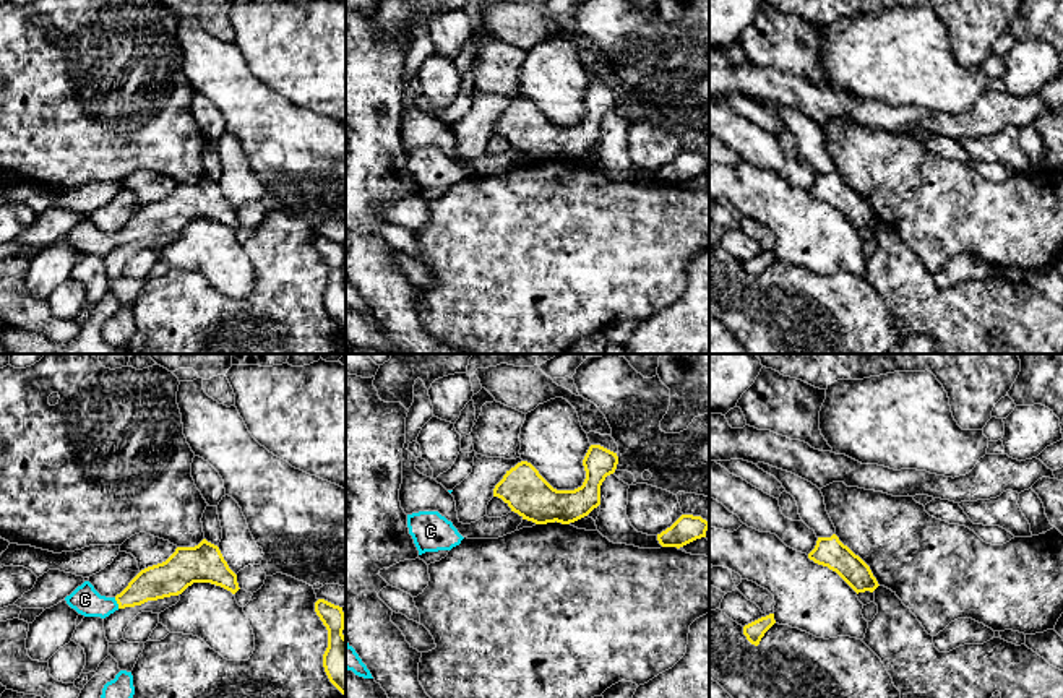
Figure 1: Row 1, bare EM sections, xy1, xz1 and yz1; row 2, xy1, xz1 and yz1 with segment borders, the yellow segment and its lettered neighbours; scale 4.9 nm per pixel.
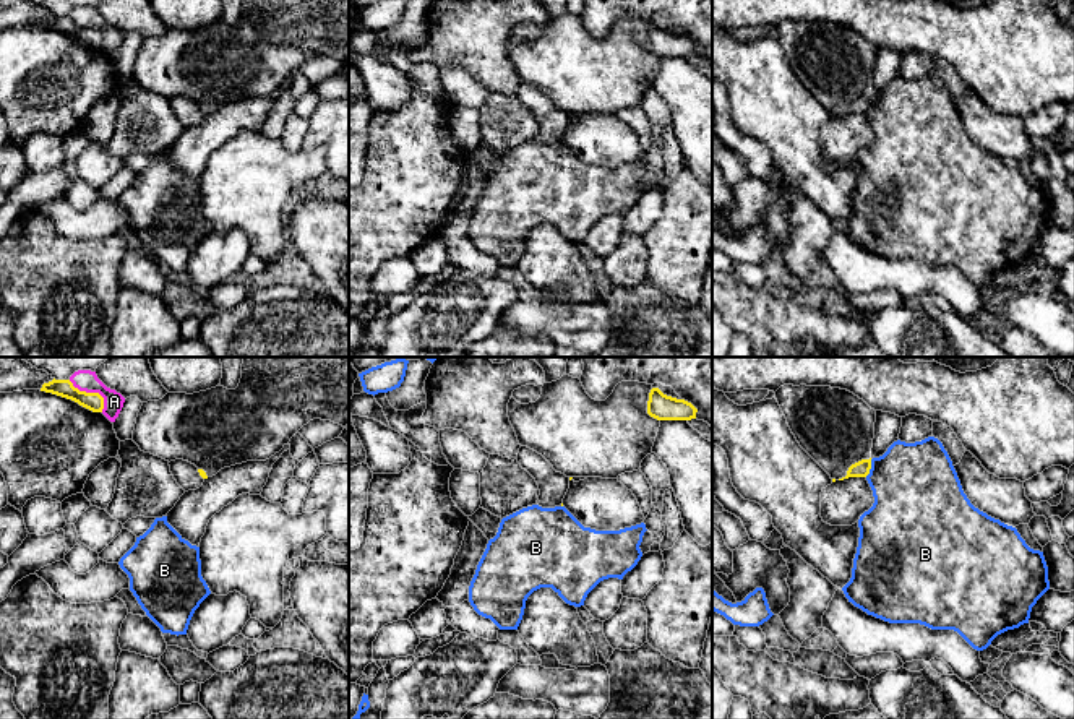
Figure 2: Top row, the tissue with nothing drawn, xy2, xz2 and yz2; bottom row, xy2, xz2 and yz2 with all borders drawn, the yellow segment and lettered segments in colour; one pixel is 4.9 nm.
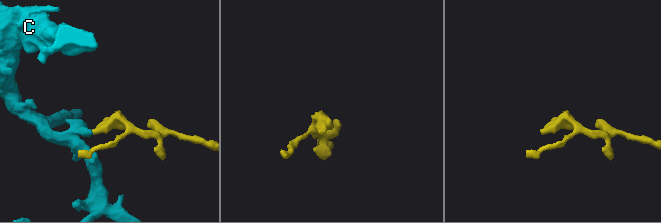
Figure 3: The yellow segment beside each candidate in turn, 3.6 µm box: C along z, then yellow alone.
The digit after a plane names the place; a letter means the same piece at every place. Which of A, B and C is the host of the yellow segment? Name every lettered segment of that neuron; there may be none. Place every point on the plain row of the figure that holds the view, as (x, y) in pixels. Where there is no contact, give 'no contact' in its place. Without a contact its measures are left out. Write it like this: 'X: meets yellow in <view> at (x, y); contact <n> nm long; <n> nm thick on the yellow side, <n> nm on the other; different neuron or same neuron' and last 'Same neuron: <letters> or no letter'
A: meets yellow in xy2 at (93, 30); contact 240 nm long; 90 nm thick on the yellow side, 110 nm on the other; different neuron
B: meets yellow in yz2 at (870, 104); contact 90 nm long; 80 nm thick on the yellow side, 420 nm on the other; different neuron
C: meets yellow in xy1 at (117, 239); contact 60 nm long; 170 nm thick on the yellow side, 150 nm on the other; same neuron
Same neuron: C

